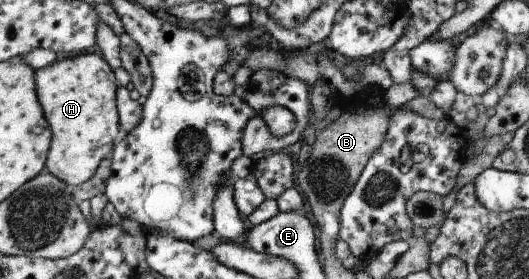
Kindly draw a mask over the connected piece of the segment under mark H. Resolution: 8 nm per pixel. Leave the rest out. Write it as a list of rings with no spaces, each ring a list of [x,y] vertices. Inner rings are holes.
[[[78,54],[36,70],[36,85],[54,134],[46,167],[70,187],[79,186],[95,176],[101,162],[114,151],[122,129],[114,68],[98,55]]]

